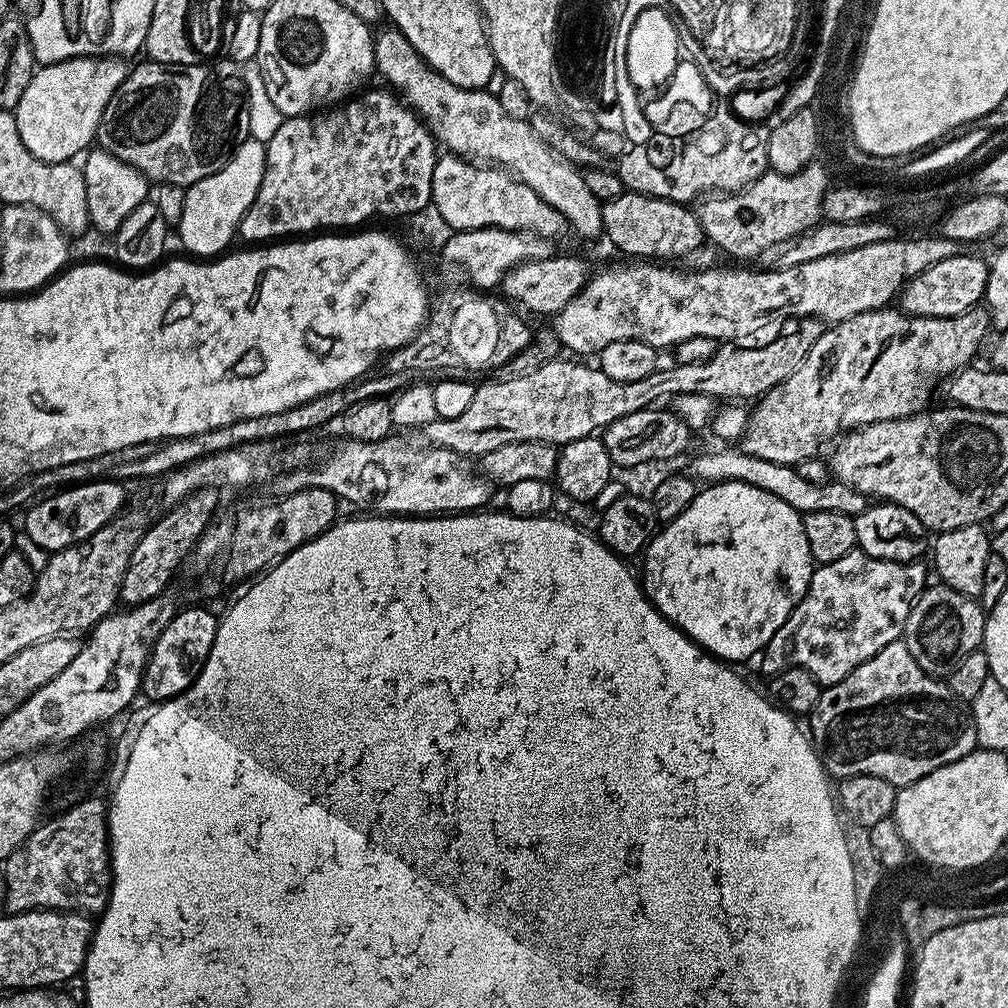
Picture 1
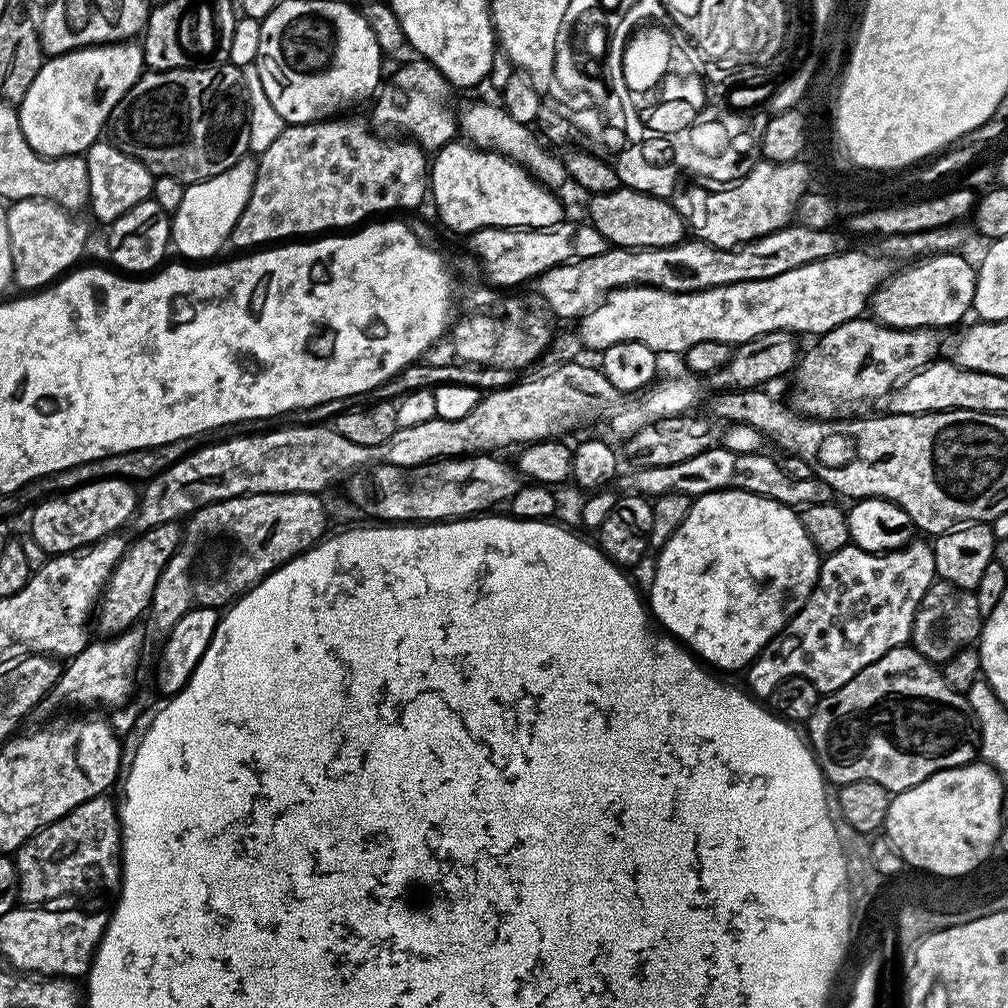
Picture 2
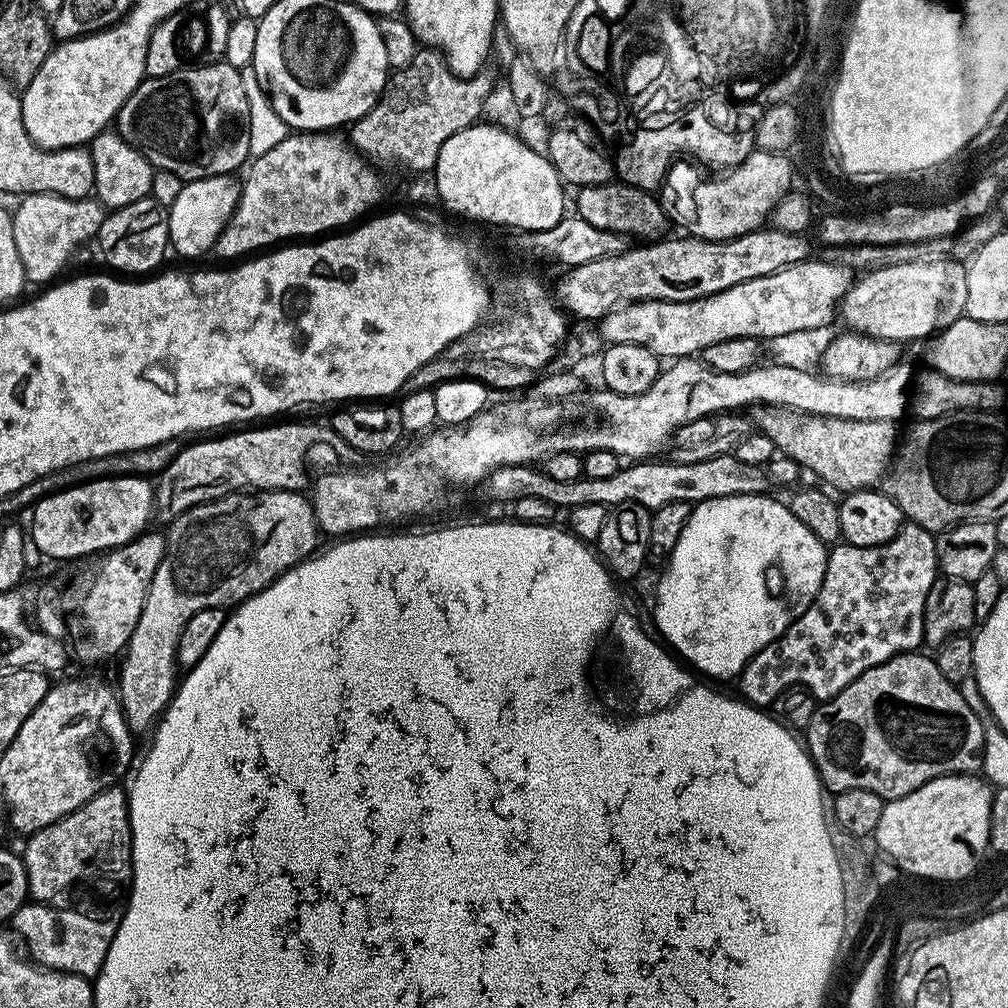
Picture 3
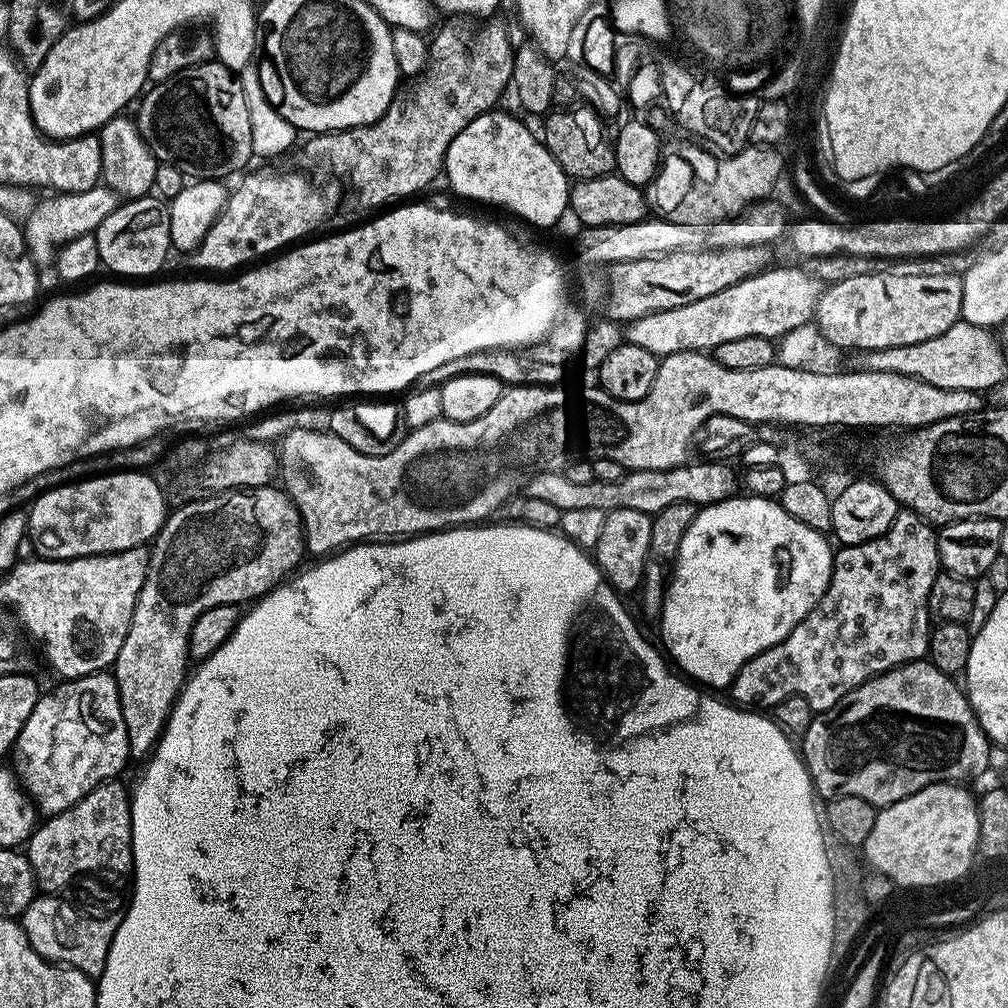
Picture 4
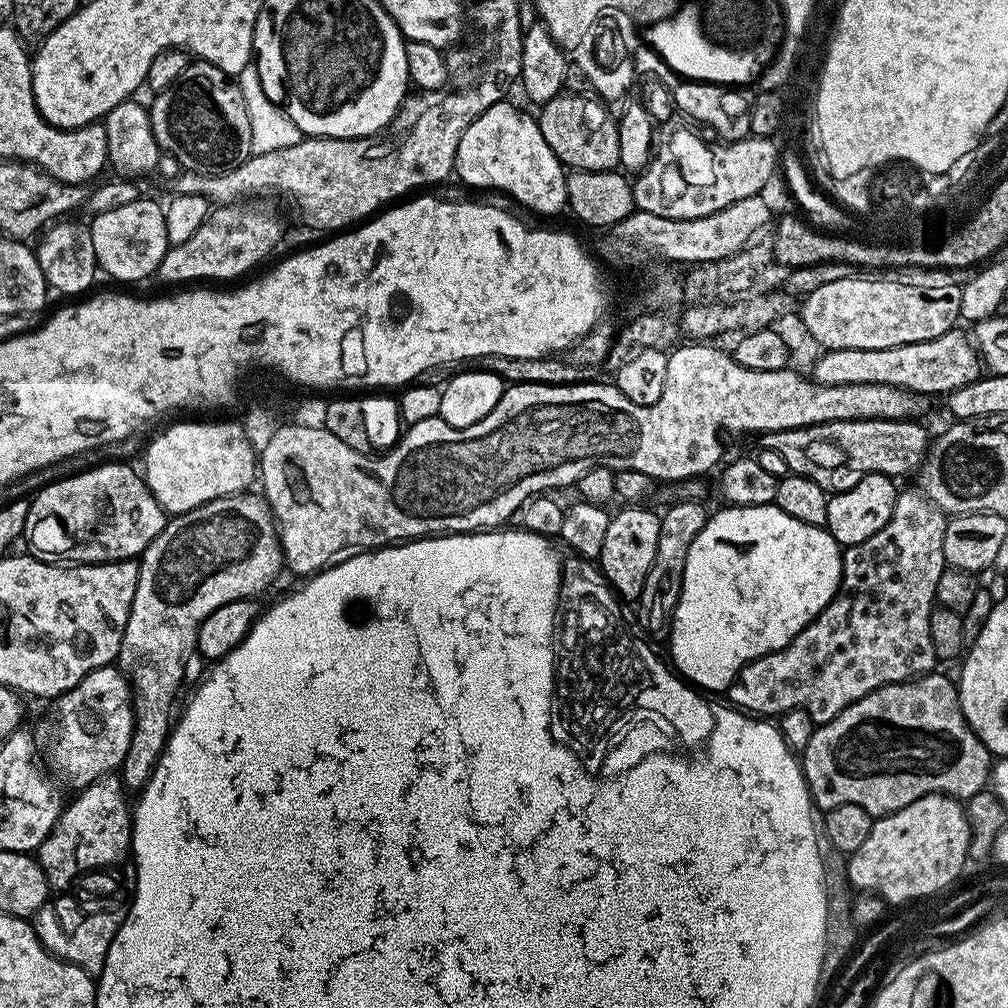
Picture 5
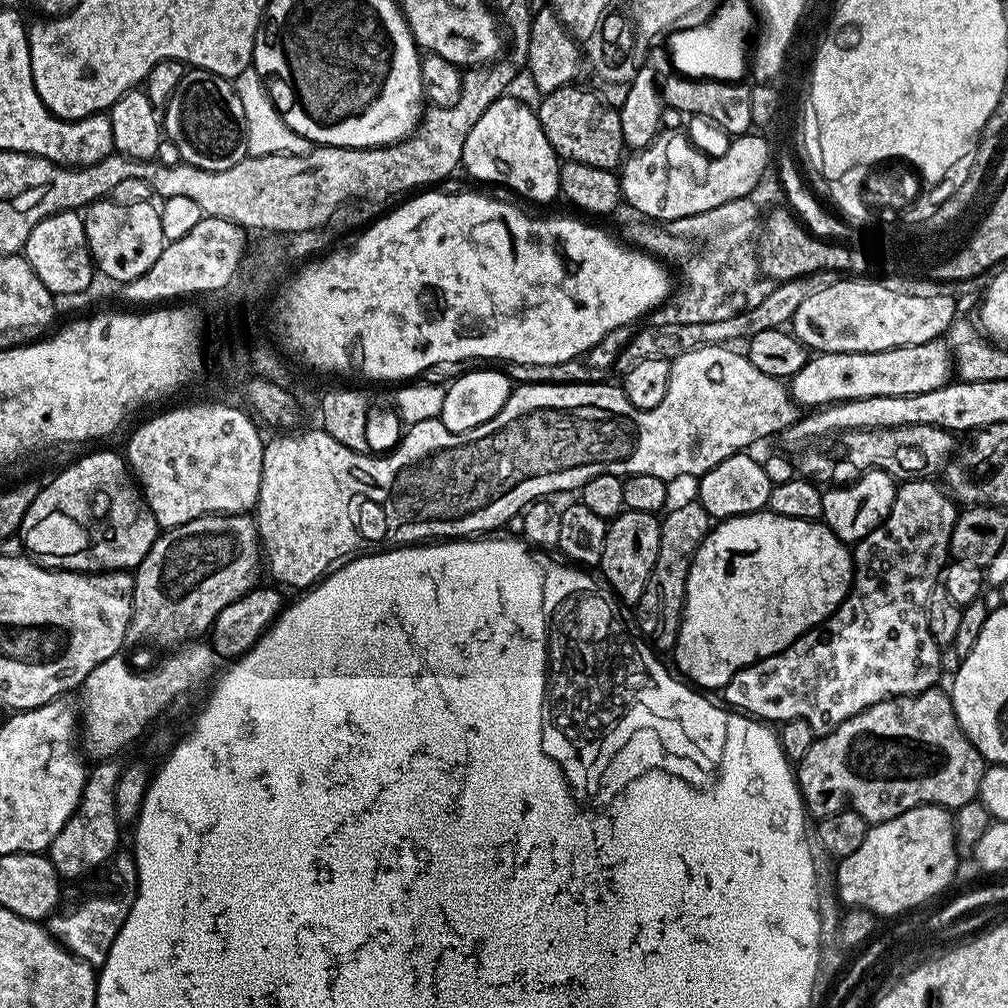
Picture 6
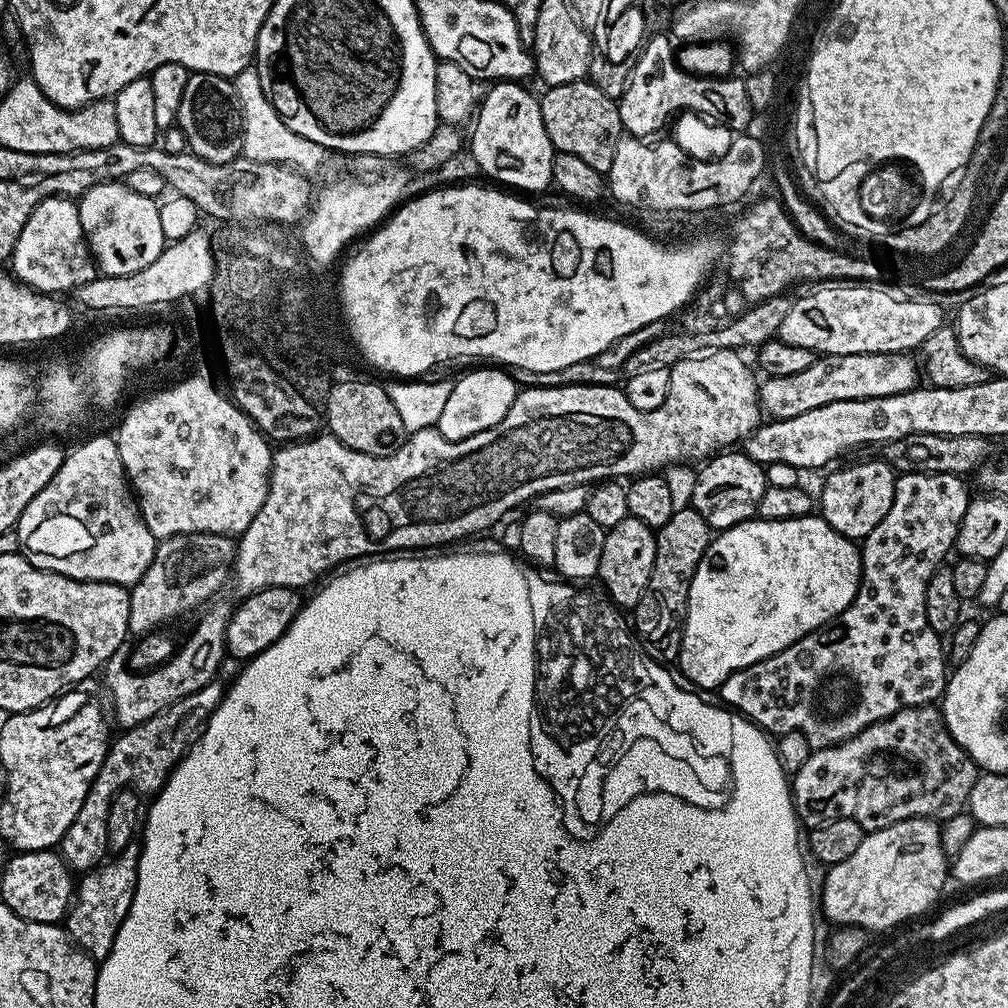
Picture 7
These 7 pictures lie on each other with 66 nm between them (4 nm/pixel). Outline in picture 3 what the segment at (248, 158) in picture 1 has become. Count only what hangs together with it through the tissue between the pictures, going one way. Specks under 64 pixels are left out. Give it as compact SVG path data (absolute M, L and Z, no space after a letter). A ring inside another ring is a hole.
M232 174L187 181L182 194L174 198L172 207L168 209L168 242L171 251L176 251L180 256L211 253L224 229L224 223L232 217L236 203L240 201L240 185L241 181Z

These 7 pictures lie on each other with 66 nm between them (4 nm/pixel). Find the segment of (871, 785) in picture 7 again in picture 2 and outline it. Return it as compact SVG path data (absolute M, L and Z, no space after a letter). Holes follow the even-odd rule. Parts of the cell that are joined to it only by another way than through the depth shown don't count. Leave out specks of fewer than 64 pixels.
M911 645L895 647L866 670L858 670L846 686L821 695L814 714L806 721L806 740L825 781L837 786L850 782L878 782L887 792L898 793L926 782L930 774L971 764L978 756L978 729L967 697L948 686L943 673L922 658Z

